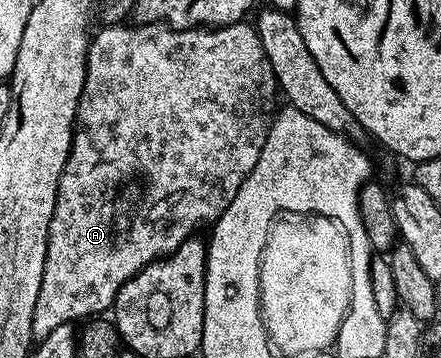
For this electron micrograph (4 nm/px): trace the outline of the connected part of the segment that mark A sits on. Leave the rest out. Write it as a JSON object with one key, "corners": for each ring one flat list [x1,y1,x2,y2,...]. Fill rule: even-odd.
{"corners":[[247,21,235,22,232,26,215,28,193,28,175,30,167,24,121,24,119,26,101,25,91,35,86,60,86,80,76,113,76,124,72,131,72,147,64,165,62,176,58,180,58,192,54,204,54,216,48,229,46,244,46,264,42,268,42,288,38,288,38,304,34,304,33,339,50,336,54,328,67,322,76,324,93,316,103,315,116,305,116,297,126,284,142,268,146,268,157,258,166,258,169,254,193,237,200,229,211,227,226,212,230,200,238,196,238,188,250,176,258,156,266,144,270,119,277,109,278,87,276,77,266,60,262,40,255,25]]}

